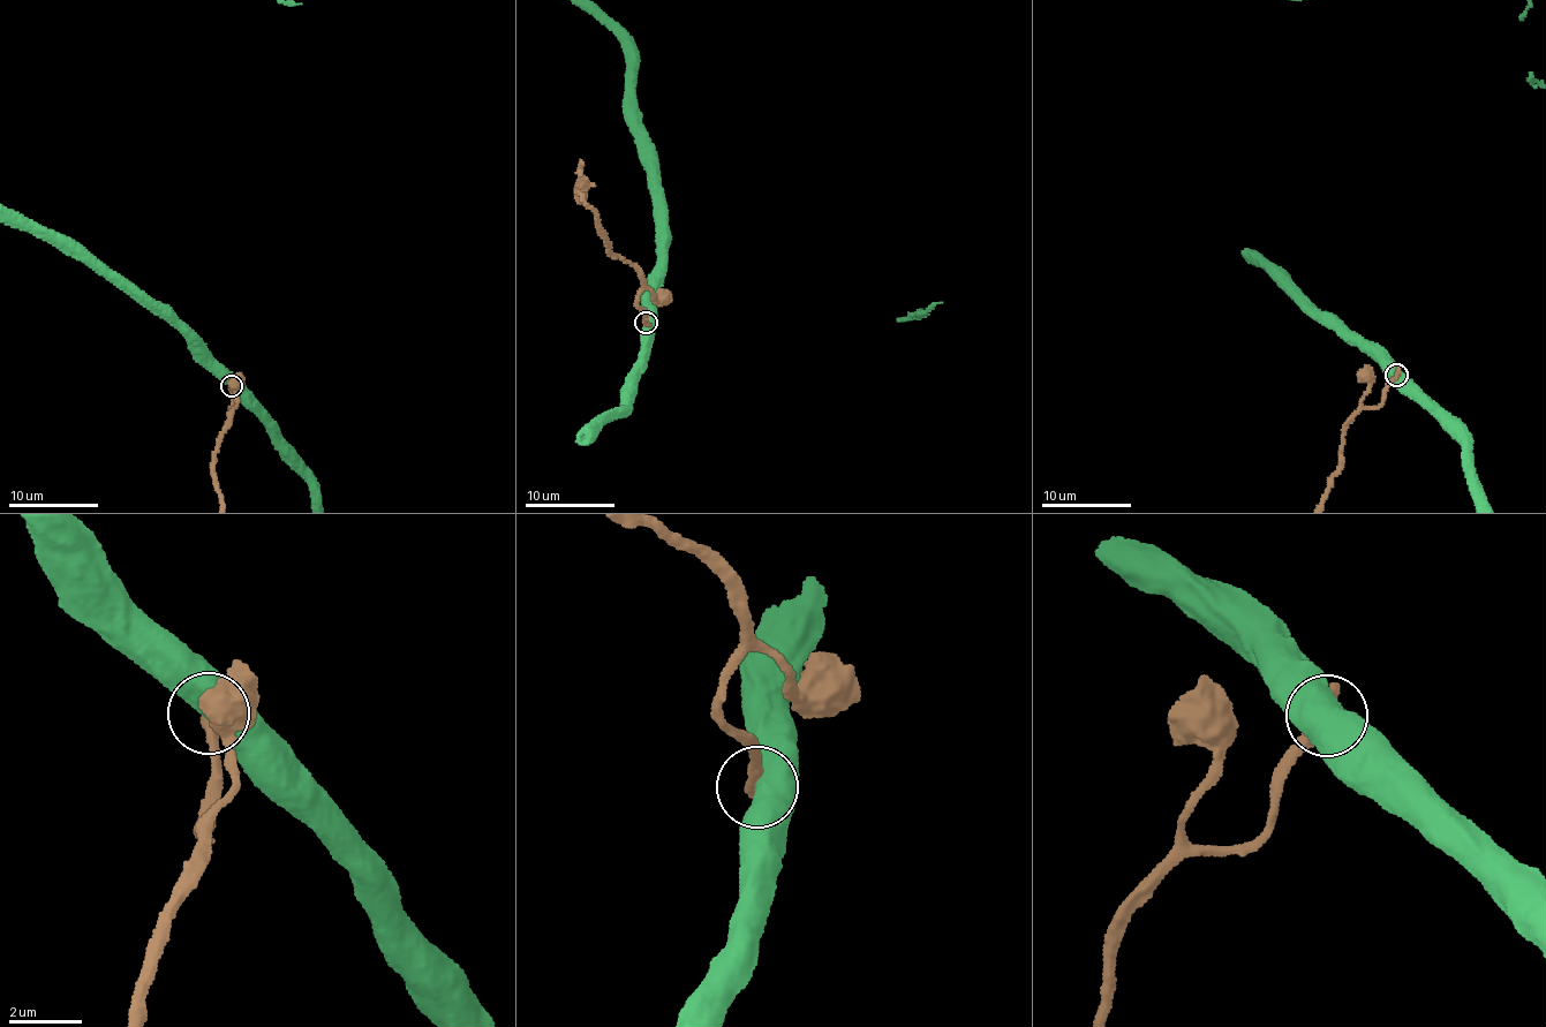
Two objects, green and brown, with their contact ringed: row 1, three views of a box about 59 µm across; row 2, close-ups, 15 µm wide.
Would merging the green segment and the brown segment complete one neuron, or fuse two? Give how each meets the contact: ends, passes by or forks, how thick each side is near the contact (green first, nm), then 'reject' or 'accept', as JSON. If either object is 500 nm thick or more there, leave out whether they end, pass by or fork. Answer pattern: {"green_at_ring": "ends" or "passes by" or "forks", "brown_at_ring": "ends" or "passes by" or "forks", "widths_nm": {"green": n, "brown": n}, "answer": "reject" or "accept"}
{"widths_nm": {"green": 750, "brown": 440}, "answer": "reject"}

